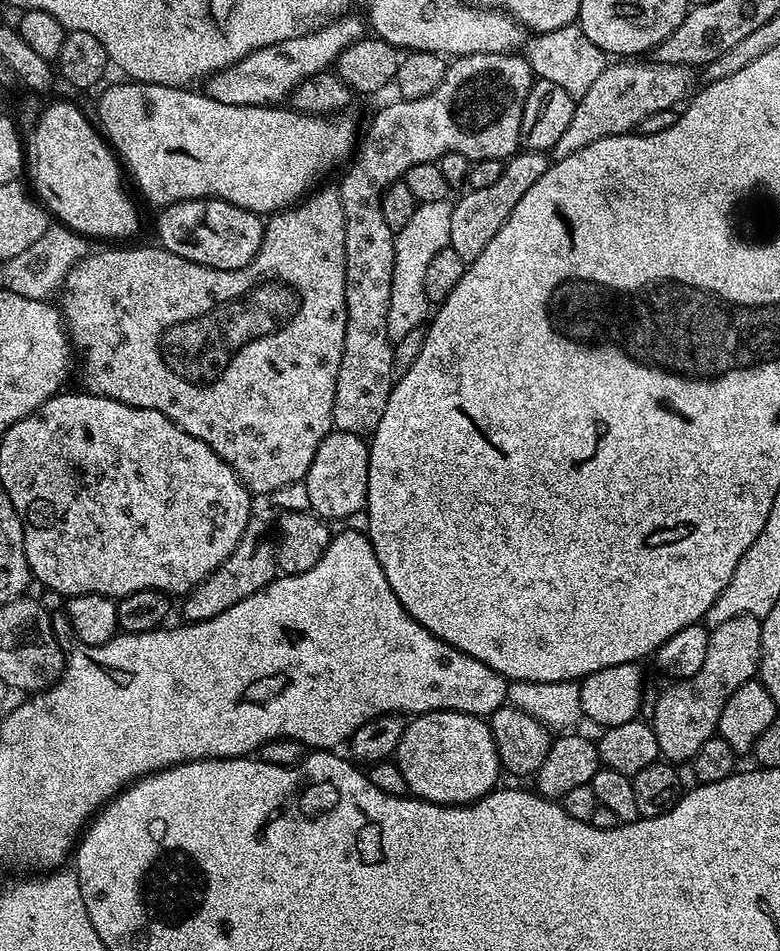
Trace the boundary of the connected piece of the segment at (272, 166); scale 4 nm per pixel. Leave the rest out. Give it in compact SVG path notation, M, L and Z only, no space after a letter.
M139 82L123 83L112 84L101 94L100 101L96 104L96 112L100 115L98 124L117 157L126 165L127 171L128 168L132 171L132 176L136 179L137 186L144 191L145 198L152 204L160 204L159 206L175 204L178 200L215 198L230 202L234 206L242 206L242 210L250 210L257 214L281 212L283 208L290 208L293 204L305 199L321 183L320 175L330 171L331 168L338 167L340 163L343 165L353 155L358 144L356 124L348 117L348 114L311 116L305 112L295 111L288 106L265 106L262 104L258 106L226 106L226 102L218 102L214 98L205 96L203 91L189 90L184 86L142 84Z

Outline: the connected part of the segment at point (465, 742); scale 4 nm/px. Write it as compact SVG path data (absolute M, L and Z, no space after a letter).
M426 712L409 719L402 734L402 742L396 748L394 763L402 770L402 778L406 778L409 793L431 804L472 804L493 791L498 784L496 779L502 776L489 721L465 712Z

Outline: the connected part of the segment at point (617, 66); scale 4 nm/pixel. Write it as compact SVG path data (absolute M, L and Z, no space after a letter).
M612 62L602 70L602 74L591 83L585 96L576 100L570 125L566 126L565 133L558 138L550 153L555 161L570 157L575 151L582 150L582 146L598 142L598 138L631 133L639 129L650 114L667 108L675 109L681 102L689 99L693 91L693 69L689 65L640 63L644 62Z

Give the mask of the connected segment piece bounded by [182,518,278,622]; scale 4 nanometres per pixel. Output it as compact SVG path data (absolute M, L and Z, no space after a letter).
M259 518L248 521L246 530L230 558L222 562L222 566L214 569L198 587L193 588L187 596L183 597L184 604L183 619L188 622L197 620L209 620L218 618L230 606L242 602L242 598L250 598L250 594L258 594L267 584L275 580L278 575L278 565L276 562L277 541L268 533L268 524Z

